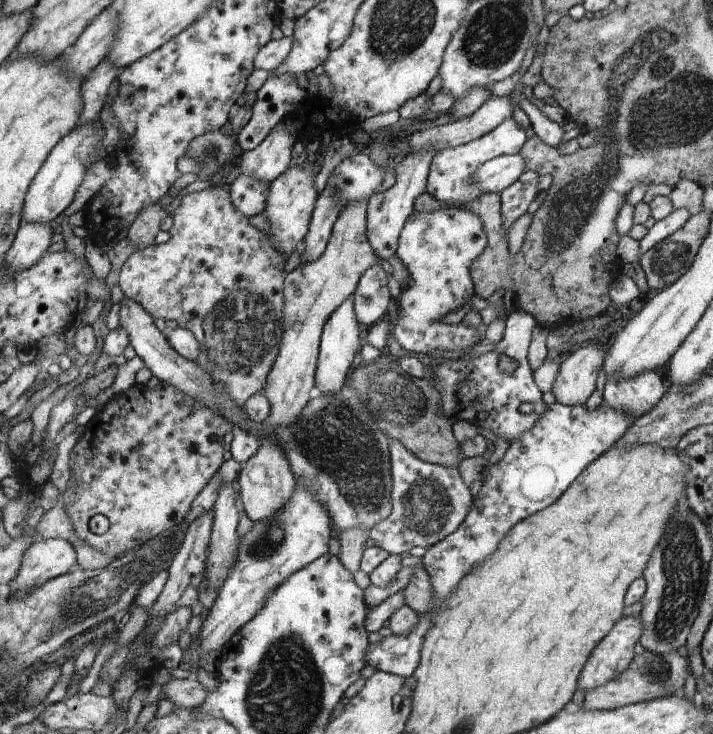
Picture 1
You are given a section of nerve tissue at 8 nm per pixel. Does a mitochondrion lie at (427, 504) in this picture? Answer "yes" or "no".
yes

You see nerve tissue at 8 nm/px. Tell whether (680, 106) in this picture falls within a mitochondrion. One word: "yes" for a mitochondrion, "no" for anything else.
yes

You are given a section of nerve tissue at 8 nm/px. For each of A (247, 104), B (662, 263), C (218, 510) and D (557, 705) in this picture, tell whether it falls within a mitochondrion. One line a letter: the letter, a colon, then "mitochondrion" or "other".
A: other
B: mitochondrion
C: other
D: other

